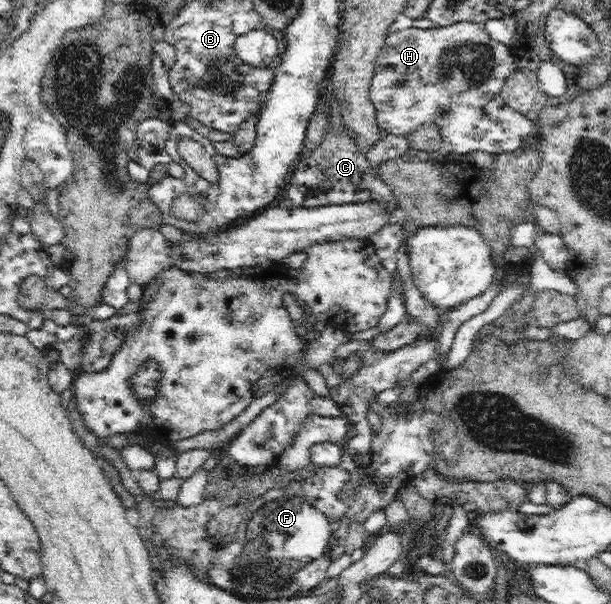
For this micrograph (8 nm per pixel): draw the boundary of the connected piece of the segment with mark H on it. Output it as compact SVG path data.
M469 20L427 30L411 27L392 32L384 39L384 45L376 58L369 92L378 124L389 134L404 138L425 122L438 126L438 145L413 146L406 153L407 157L426 161L437 161L437 158L442 160L450 152L467 154L481 150L496 155L534 143L538 137L537 124L513 110L501 98L502 86L514 69L513 53L515 50L512 47L493 40L483 25Z

